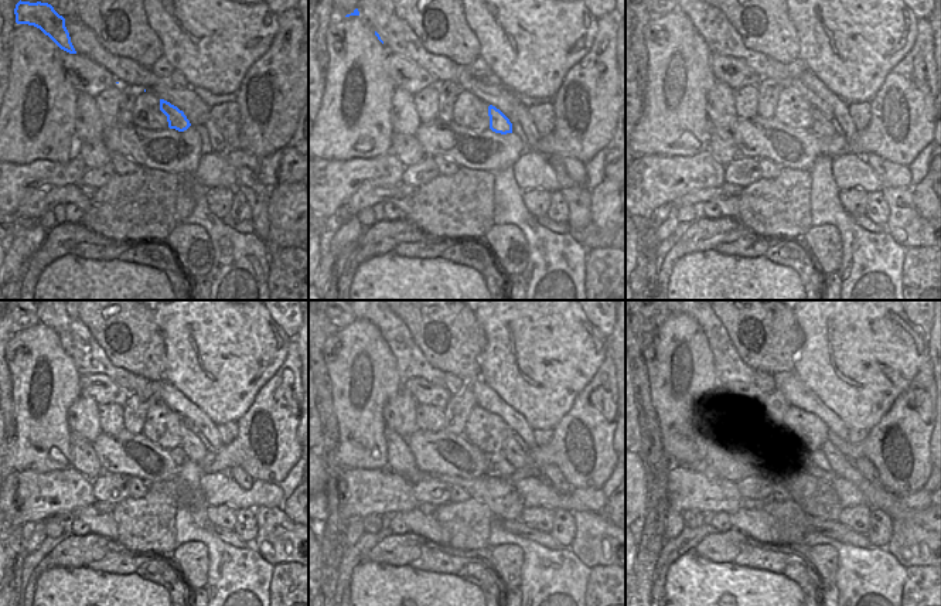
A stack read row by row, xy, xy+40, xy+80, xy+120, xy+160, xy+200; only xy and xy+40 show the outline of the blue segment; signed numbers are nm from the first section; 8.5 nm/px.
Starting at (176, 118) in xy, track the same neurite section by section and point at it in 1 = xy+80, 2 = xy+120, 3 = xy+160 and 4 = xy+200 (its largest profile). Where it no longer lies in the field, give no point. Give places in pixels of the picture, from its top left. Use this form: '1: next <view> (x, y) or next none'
1: next xy+80 (821, 126)
2: next xy+120 (193, 448)
3: next xy+160 (514, 453)
4: next xy+200 (842, 466)

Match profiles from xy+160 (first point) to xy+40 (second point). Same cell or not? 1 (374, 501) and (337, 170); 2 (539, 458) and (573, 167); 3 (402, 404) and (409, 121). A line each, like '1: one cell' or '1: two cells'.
1: one cell
2: two cells
3: one cell

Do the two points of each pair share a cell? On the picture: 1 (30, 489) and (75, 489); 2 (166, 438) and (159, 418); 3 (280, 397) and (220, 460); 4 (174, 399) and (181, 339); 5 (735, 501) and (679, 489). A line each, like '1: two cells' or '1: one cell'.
1: one cell
2: one cell
3: one cell
4: two cells
5: one cell

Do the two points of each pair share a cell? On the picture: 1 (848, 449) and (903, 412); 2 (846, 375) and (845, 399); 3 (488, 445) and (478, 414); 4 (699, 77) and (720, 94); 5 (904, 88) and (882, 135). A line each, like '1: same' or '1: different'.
1: same
2: same
3: same
4: different
5: same

